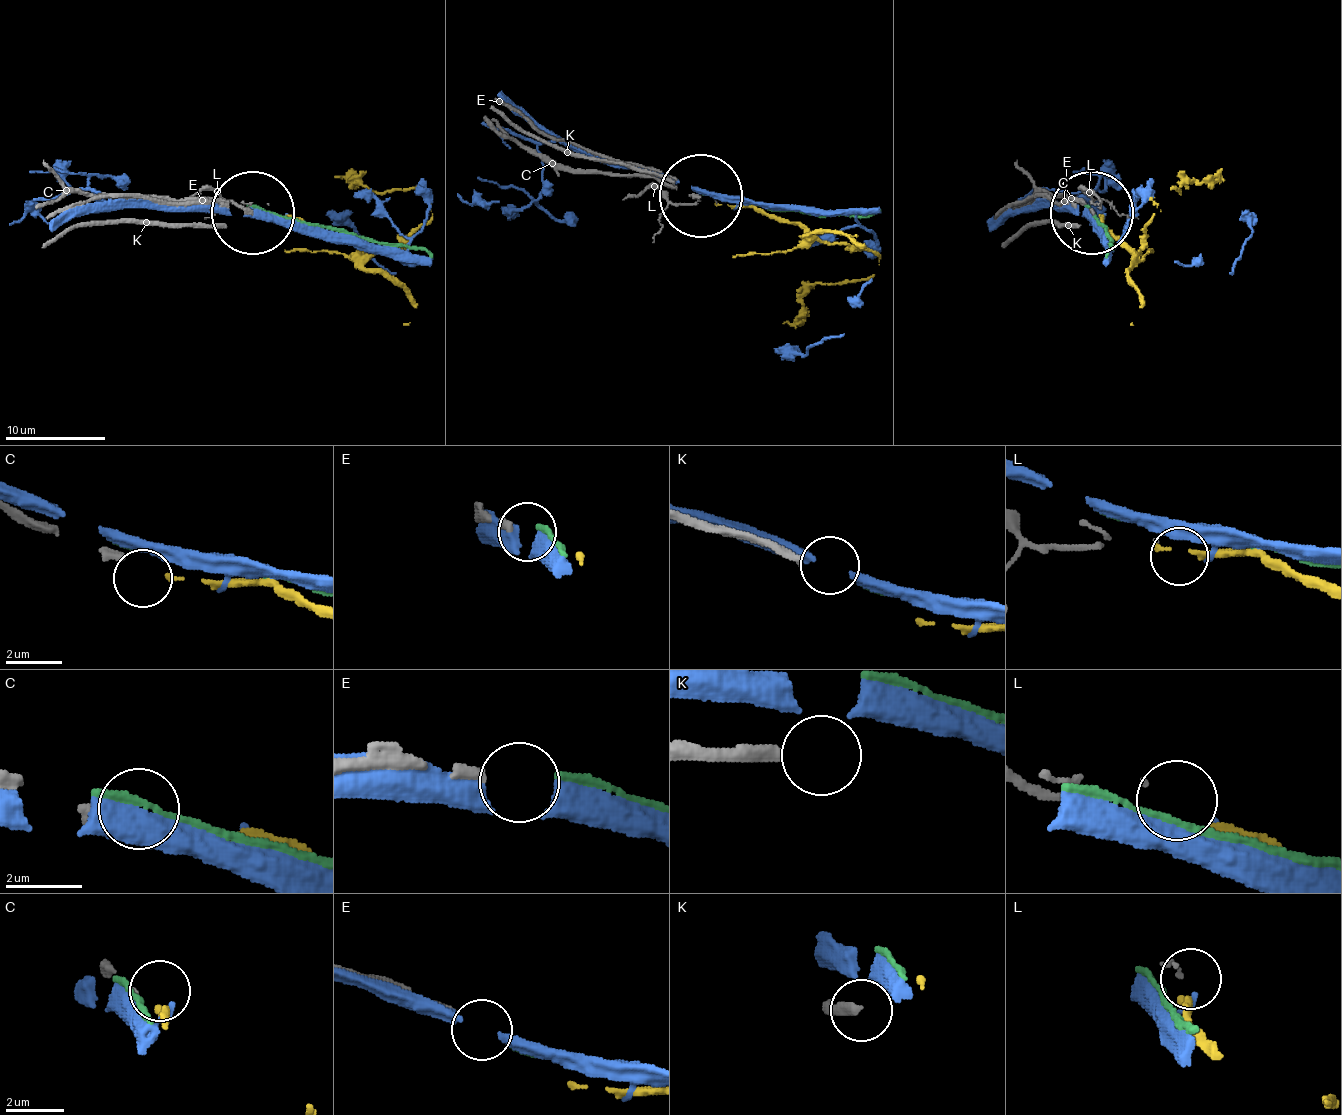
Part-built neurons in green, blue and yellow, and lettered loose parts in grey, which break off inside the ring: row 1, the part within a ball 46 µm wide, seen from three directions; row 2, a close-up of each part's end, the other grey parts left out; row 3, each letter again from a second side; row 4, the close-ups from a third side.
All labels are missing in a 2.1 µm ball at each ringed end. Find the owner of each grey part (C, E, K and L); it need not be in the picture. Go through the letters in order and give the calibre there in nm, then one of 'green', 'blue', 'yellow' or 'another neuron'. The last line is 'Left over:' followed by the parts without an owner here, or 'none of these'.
C: 280 nm | yellow
E: 240 nm | green
K: 320 nm | another neuron
L: 60 nm | another neuron
Left over: K, L

